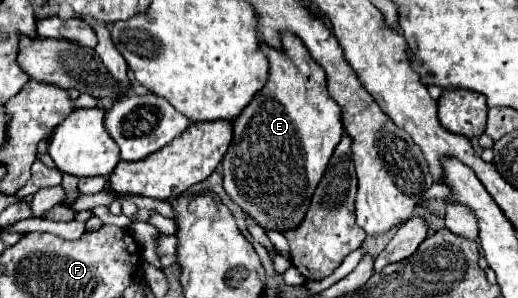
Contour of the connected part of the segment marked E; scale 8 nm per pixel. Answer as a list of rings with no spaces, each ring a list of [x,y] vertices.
[[[284,32],[280,40],[282,40],[280,50],[264,42],[260,46],[270,64],[268,80],[254,94],[252,102],[244,108],[244,112],[234,120],[234,140],[222,160],[222,168],[224,168],[224,190],[232,198],[232,202],[266,232],[276,230],[284,234],[302,224],[310,200],[314,196],[314,190],[320,184],[326,166],[330,162],[330,156],[336,144],[340,142],[344,130],[342,130],[340,106],[328,94],[326,74],[322,66],[312,60],[304,42],[294,34]]]

